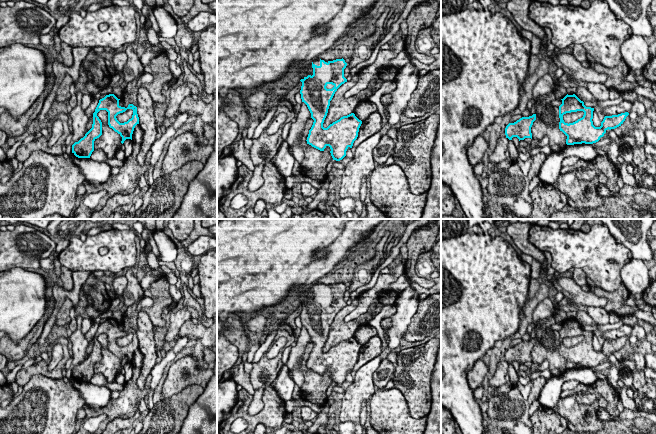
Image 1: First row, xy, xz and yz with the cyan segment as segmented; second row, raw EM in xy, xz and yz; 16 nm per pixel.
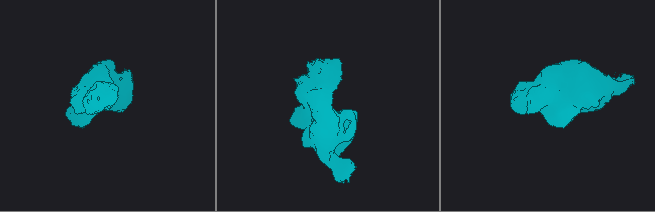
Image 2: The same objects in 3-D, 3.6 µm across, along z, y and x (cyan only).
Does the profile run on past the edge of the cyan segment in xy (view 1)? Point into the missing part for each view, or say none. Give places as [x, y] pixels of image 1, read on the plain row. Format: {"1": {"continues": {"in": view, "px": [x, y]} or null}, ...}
{"1": {"continues": null}}

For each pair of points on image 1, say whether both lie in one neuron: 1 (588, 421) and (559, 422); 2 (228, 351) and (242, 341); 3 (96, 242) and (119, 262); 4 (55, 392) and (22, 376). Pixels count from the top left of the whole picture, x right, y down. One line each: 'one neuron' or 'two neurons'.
1: two neurons
2: two neurons
3: one neuron
4: two neurons

